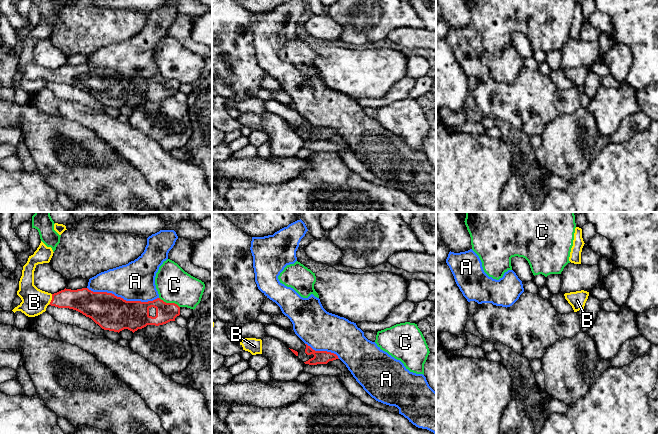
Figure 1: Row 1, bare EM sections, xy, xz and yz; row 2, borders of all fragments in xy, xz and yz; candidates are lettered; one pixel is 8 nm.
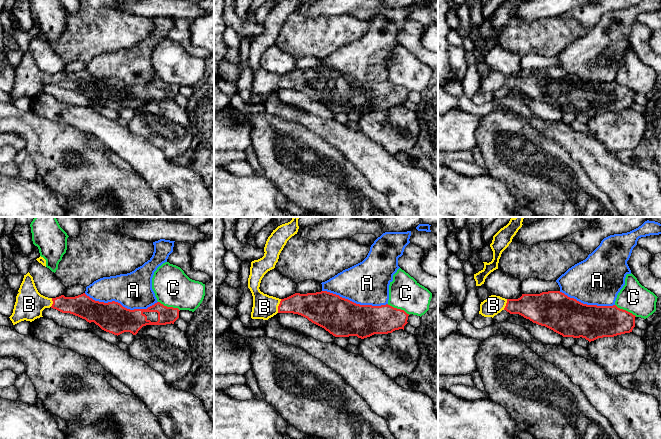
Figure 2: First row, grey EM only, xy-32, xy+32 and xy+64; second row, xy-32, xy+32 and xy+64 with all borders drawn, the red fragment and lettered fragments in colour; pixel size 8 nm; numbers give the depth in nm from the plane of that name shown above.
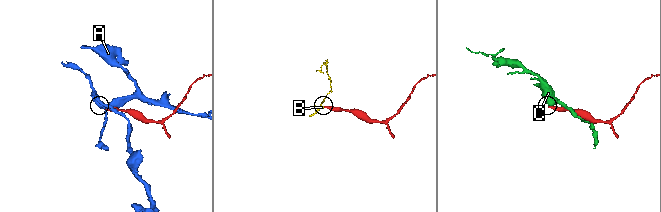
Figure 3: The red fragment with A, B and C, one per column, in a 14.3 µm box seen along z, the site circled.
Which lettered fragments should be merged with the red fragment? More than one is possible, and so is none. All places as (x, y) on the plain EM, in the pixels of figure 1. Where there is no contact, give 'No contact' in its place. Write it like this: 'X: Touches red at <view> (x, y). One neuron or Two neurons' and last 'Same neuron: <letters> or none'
A: Touches red at xy (122, 74). Two neurons
B: Touches red at xy (52, 75). One neuron
C: Touches red at xy (169, 79). Two neurons
Same neuron: B

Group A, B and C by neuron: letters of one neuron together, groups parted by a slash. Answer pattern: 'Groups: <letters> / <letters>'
Groups: A / B / C

